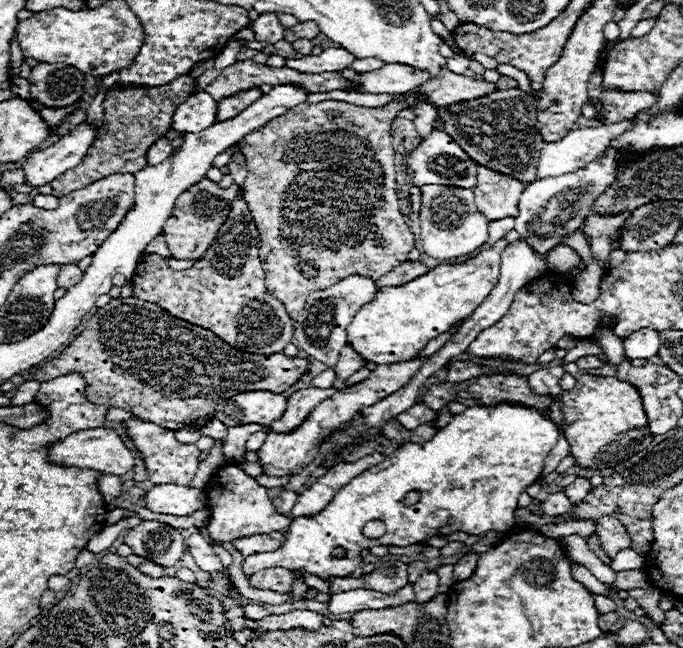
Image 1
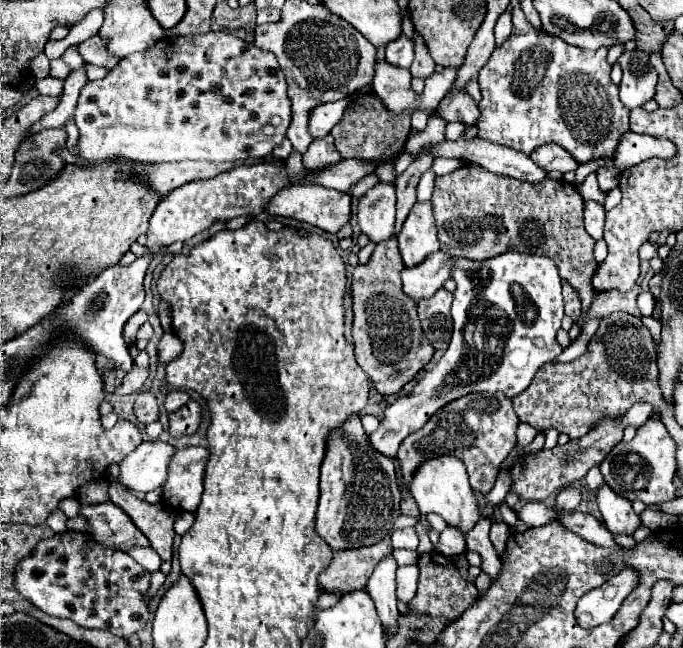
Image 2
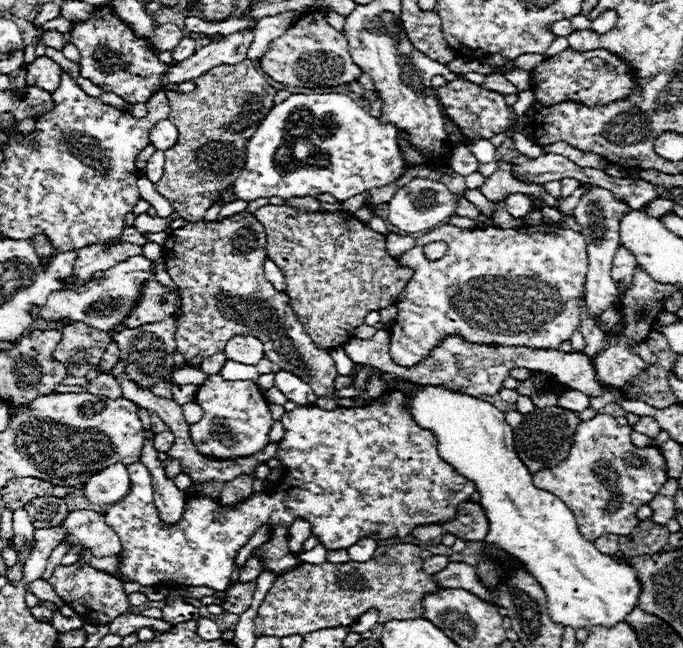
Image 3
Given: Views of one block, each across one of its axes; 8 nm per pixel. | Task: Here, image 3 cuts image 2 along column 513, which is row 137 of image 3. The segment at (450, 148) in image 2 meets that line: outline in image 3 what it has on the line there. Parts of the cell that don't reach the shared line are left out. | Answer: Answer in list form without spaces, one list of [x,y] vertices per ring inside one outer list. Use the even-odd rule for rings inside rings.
[[[160,120],[150,130],[150,144],[156,150],[164,152],[164,150],[172,148],[176,144],[176,140],[178,140],[178,130],[176,130],[176,126],[170,120]]]

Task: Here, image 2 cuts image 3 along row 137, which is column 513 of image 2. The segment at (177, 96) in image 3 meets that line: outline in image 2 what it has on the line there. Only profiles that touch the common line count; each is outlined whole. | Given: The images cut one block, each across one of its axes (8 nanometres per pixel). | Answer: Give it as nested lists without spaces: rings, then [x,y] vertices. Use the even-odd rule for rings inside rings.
[[[468,164],[452,174],[436,176],[430,202],[442,252],[468,260],[486,260],[506,252],[548,256],[558,266],[560,278],[578,288],[582,312],[588,310],[594,296],[588,288],[598,262],[592,254],[594,240],[584,228],[584,200],[572,184],[552,178],[530,184]]]

